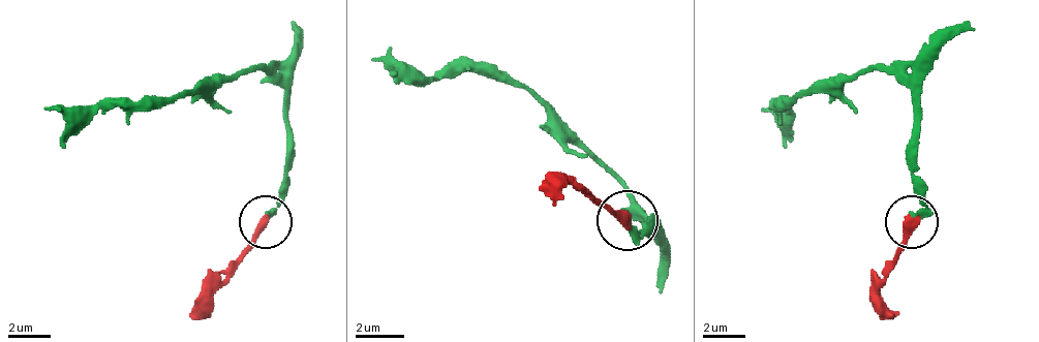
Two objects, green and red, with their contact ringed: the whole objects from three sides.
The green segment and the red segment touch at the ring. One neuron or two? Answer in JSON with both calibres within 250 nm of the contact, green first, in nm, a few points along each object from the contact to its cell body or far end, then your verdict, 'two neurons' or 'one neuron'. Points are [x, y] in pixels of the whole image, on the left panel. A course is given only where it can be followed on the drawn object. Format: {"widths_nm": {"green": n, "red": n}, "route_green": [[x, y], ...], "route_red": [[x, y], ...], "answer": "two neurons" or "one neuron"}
{"widths_nm": {"green": 320, "red": 420}, "route_green": [[264, 222], [275, 207], [285, 176], [285, 96], [264, 70], [201, 81], [175, 101], [138, 106], [42, 106]], "route_red": [[264, 222], [253, 249], [190, 317]], "answer": "one neuron"}

